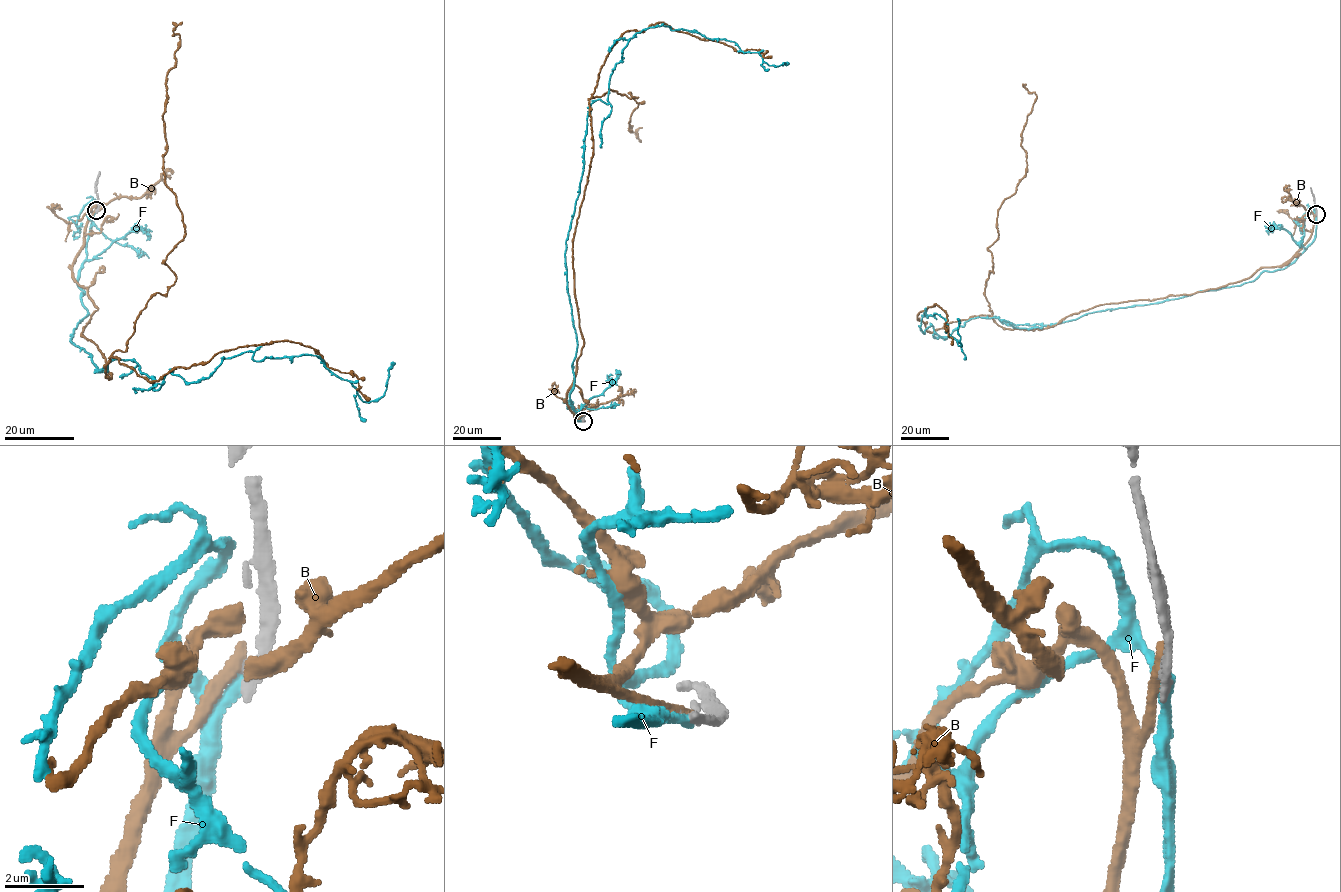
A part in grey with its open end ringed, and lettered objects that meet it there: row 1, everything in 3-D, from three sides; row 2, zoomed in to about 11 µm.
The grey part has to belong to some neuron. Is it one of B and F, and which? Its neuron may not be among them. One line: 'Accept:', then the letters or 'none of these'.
Accept: none of these

